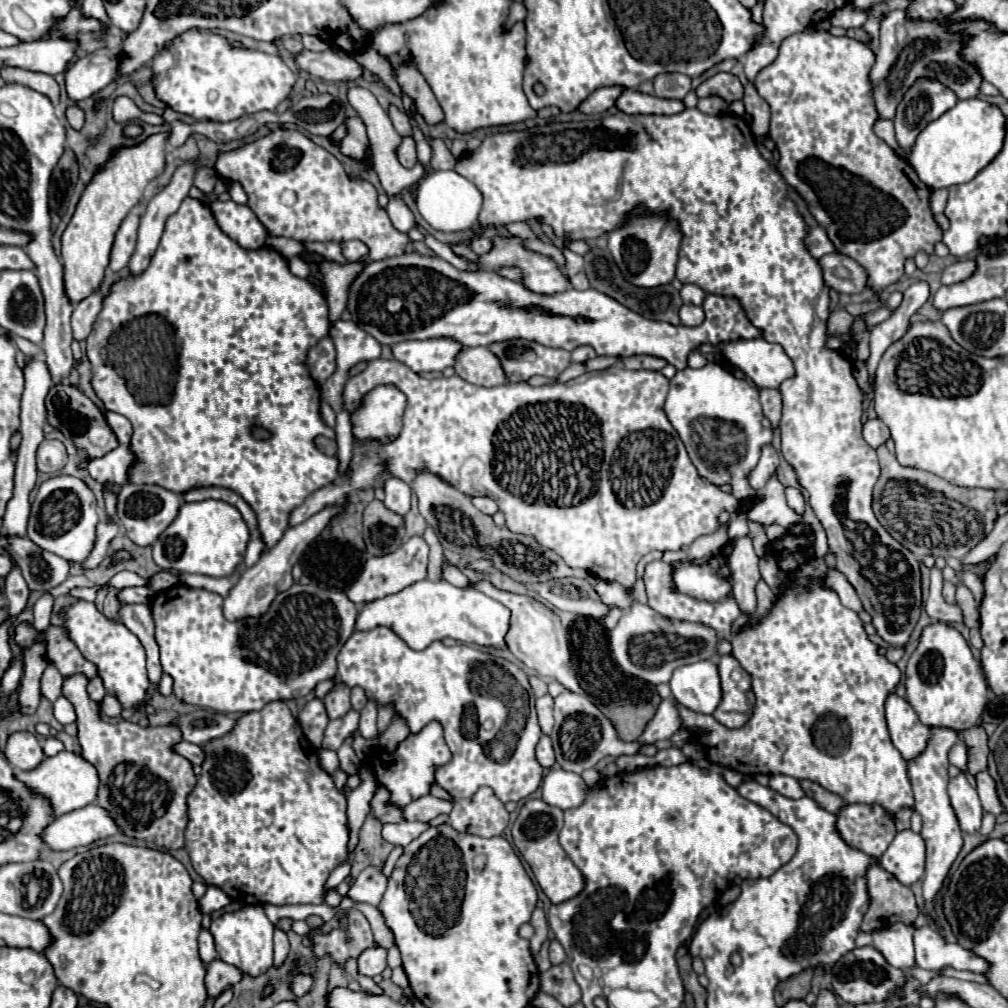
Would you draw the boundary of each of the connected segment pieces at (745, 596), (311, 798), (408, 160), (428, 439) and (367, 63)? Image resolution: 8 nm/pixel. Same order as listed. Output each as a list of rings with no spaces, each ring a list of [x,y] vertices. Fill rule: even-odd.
[[[742,536],[734,542],[734,552],[728,558],[732,570],[732,594],[740,606],[740,610],[752,614],[756,610],[756,594],[754,588],[760,576],[760,558],[754,552],[752,538]]]
[[[270,702],[270,704],[266,704],[262,710],[258,710],[258,712],[250,712],[250,714],[244,714],[242,718],[238,718],[238,722],[236,722],[236,726],[234,726],[234,730],[226,736],[226,738],[218,738],[218,740],[214,740],[214,742],[208,742],[208,744],[204,744],[202,746],[204,750],[206,750],[206,762],[202,764],[202,774],[200,774],[200,778],[198,778],[198,786],[194,788],[194,792],[190,794],[190,798],[188,798],[188,816],[190,816],[190,822],[188,822],[188,828],[186,828],[186,852],[190,854],[190,860],[192,860],[192,866],[194,866],[194,870],[204,878],[204,882],[208,884],[208,886],[216,886],[216,888],[220,888],[226,896],[230,896],[234,902],[240,902],[240,904],[258,904],[258,906],[264,906],[266,902],[268,904],[276,904],[276,906],[284,906],[284,904],[316,904],[316,898],[320,898],[322,896],[322,888],[324,888],[324,882],[326,882],[326,878],[328,878],[328,874],[336,868],[336,866],[340,866],[342,862],[346,862],[348,860],[348,820],[346,820],[346,796],[344,794],[340,794],[338,790],[336,790],[336,786],[334,786],[334,782],[332,782],[332,778],[320,768],[320,764],[318,764],[318,756],[314,754],[316,752],[316,748],[314,746],[310,746],[310,742],[306,742],[306,738],[304,738],[304,734],[302,734],[302,728],[298,726],[298,720],[296,720],[296,716],[288,710],[288,706],[284,704],[284,702]]]
[[[412,136],[402,138],[402,144],[396,148],[396,156],[398,156],[400,164],[406,166],[406,168],[410,168],[410,166],[414,166],[418,162],[418,158],[416,158],[416,142],[414,142]]]
[[[378,358],[370,362],[364,372],[348,378],[342,392],[344,410],[348,414],[358,410],[362,398],[380,384],[392,384],[406,394],[400,434],[384,444],[380,440],[362,442],[354,438],[352,458],[346,472],[340,474],[332,484],[312,492],[290,516],[290,526],[308,520],[328,506],[346,502],[352,492],[384,488],[388,478],[400,478],[408,484],[412,480],[412,470],[426,466],[440,480],[470,498],[488,496],[496,500],[499,510],[504,513],[508,530],[514,534],[532,536],[540,546],[554,550],[568,566],[584,568],[590,574],[596,574],[600,580],[610,580],[632,588],[636,582],[636,564],[642,556],[652,550],[680,550],[682,546],[690,546],[698,536],[712,534],[718,528],[718,514],[722,510],[738,516],[738,500],[732,494],[724,494],[708,478],[698,474],[684,448],[684,442],[664,414],[668,378],[664,378],[660,372],[632,372],[624,366],[612,366],[610,370],[582,374],[566,384],[536,388],[526,382],[518,382],[484,388],[474,386],[456,374],[450,378],[426,380],[400,362]],[[498,432],[500,464],[496,464]],[[574,482],[576,486],[582,484],[582,502],[576,502],[576,486],[570,486]],[[564,486],[568,492],[572,492],[572,502],[566,502],[566,496],[562,494]]]
[[[366,48],[366,50],[362,50],[362,54],[354,54],[354,58],[364,66],[364,70],[370,70],[370,72],[374,72],[376,76],[380,76],[380,80],[396,94],[396,96],[400,96],[400,86],[398,86],[398,82],[396,82],[396,78],[394,78],[394,66],[390,64],[390,60],[388,58],[384,58],[380,52],[376,52],[374,48]]]

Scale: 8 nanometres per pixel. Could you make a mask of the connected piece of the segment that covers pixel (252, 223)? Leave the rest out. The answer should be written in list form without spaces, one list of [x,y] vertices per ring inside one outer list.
[[[228,200],[228,202],[212,202],[210,210],[218,226],[222,226],[222,230],[230,234],[230,238],[242,242],[242,246],[258,248],[266,244],[268,230],[262,226],[262,222],[248,206]]]

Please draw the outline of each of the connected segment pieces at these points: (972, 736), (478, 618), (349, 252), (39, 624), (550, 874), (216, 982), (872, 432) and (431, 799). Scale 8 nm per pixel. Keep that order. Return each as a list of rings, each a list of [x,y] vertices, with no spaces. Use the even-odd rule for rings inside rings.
[[[974,726],[970,730],[964,730],[958,734],[966,746],[968,746],[968,772],[972,776],[976,776],[978,772],[986,770],[988,768],[988,754],[990,754],[990,748],[988,748],[988,736],[984,732],[982,726]]]
[[[430,553],[428,564],[428,575],[422,582],[416,582],[412,586],[408,586],[406,590],[386,596],[378,602],[370,602],[362,608],[362,612],[356,618],[356,630],[372,630],[376,626],[386,626],[390,630],[394,630],[410,648],[414,650],[424,650],[426,646],[430,646],[436,640],[444,640],[444,638],[452,638],[458,640],[462,644],[478,644],[478,646],[492,646],[492,648],[508,648],[506,646],[506,634],[510,630],[510,610],[506,606],[502,606],[500,602],[488,598],[486,594],[482,594],[480,590],[474,588],[456,588],[452,584],[448,584],[442,577],[442,564],[438,566],[438,580],[430,578]]]
[[[350,240],[350,242],[344,242],[344,256],[350,260],[350,262],[360,262],[360,260],[366,260],[368,258],[368,246],[360,240]]]
[[[44,592],[36,604],[34,604],[34,630],[36,632],[46,632],[48,626],[50,626],[50,616],[52,616],[52,604],[54,604],[54,598],[50,592]]]
[[[526,800],[526,804],[522,806],[512,826],[512,838],[516,848],[520,850],[524,860],[530,864],[538,886],[550,898],[552,904],[560,904],[578,896],[586,886],[582,872],[574,866],[574,862],[568,858],[568,854],[558,842],[560,830],[562,830],[562,810],[548,806],[542,800]]]
[[[216,958],[216,960],[212,960],[208,964],[208,970],[206,971],[208,994],[210,996],[218,996],[226,986],[236,984],[242,978],[244,978],[244,974],[236,966],[230,966],[230,964],[222,962],[220,958]]]
[[[868,420],[862,428],[862,434],[864,434],[864,440],[872,446],[872,448],[878,448],[882,444],[886,444],[886,440],[890,438],[890,430],[886,428],[886,424],[882,420]]]
[[[426,794],[426,796],[410,802],[408,806],[404,806],[404,818],[410,820],[410,822],[412,820],[430,822],[432,818],[436,818],[440,814],[450,814],[450,810],[452,810],[452,802],[450,800]]]

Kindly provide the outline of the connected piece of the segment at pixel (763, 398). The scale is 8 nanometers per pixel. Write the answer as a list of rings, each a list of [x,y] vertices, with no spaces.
[[[760,390],[760,404],[764,408],[764,416],[770,420],[772,430],[778,426],[780,422],[780,412],[782,412],[782,400],[780,400],[780,392],[778,390]]]

